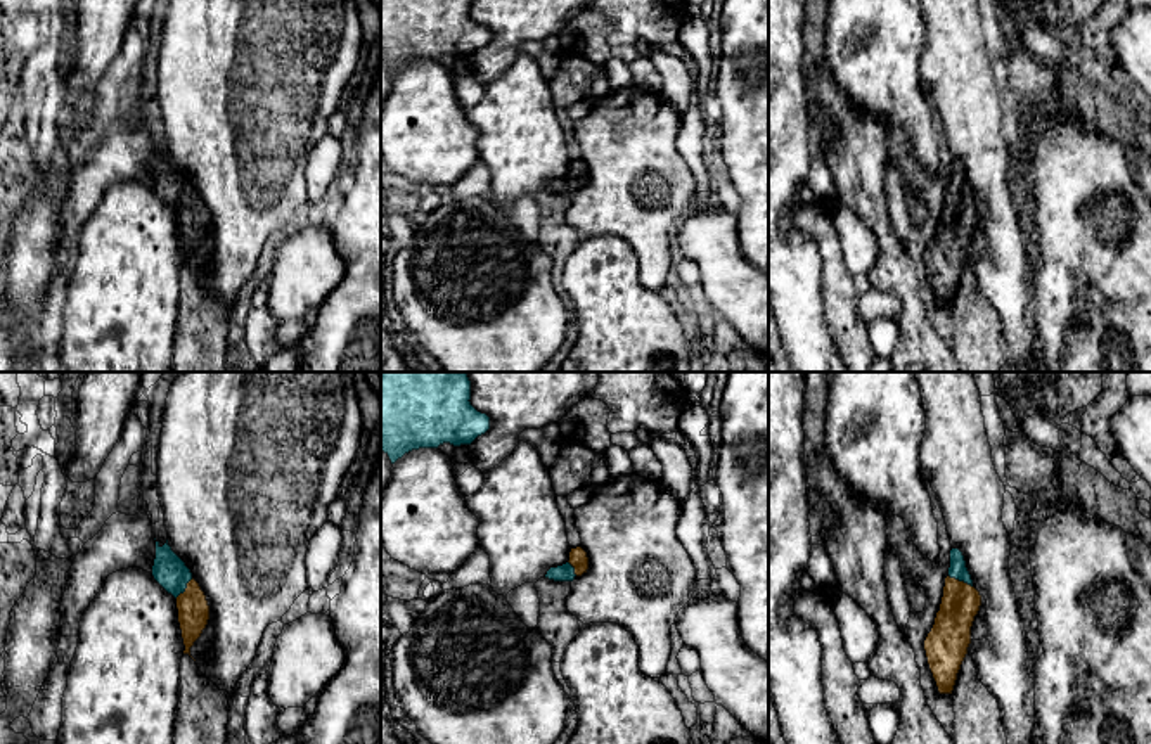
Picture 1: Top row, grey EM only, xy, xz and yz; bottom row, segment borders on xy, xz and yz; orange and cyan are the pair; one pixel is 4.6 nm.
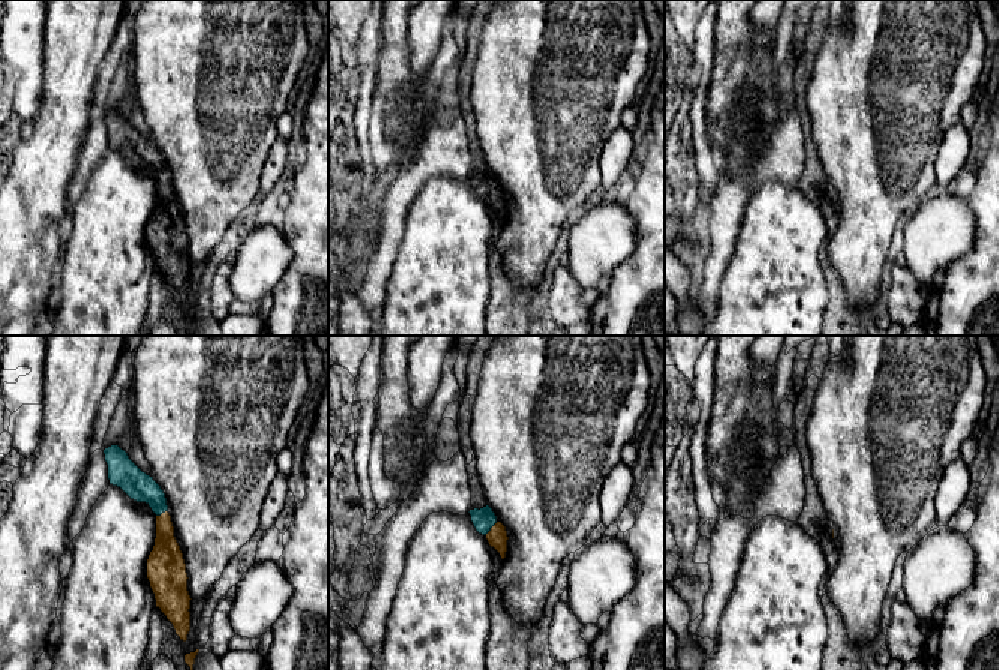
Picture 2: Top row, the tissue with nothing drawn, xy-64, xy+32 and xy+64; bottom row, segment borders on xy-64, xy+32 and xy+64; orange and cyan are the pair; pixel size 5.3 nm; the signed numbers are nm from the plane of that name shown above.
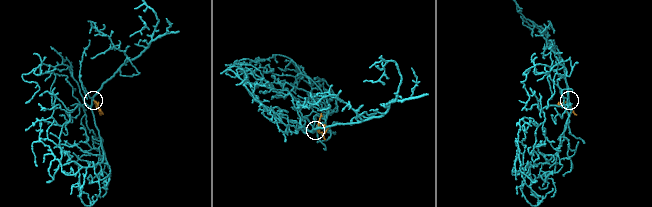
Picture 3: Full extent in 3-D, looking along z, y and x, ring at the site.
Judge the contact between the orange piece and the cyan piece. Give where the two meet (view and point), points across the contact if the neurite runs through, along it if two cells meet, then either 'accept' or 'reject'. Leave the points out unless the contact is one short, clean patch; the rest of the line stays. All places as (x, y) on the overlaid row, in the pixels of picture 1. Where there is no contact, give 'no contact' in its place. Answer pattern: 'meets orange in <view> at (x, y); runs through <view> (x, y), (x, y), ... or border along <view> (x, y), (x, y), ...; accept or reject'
meets orange in yz at (961, 582); runs through yz (951, 634), (959, 606), (961, 582), (958, 570); accept

